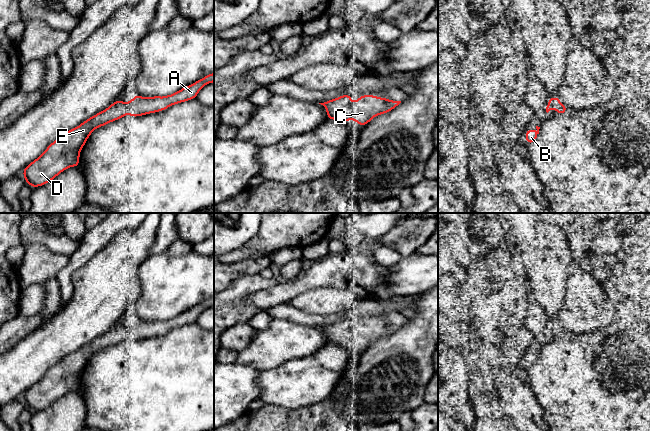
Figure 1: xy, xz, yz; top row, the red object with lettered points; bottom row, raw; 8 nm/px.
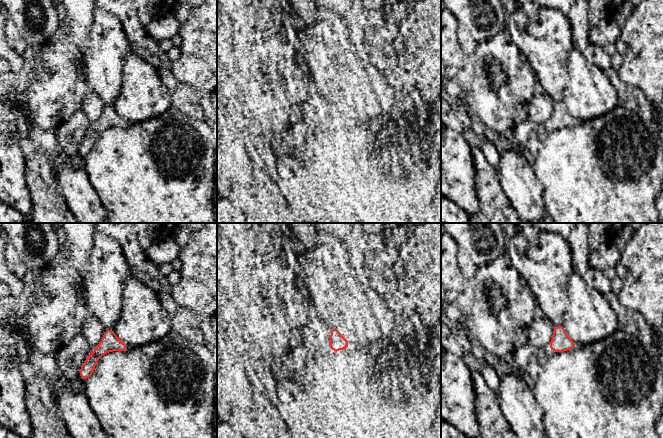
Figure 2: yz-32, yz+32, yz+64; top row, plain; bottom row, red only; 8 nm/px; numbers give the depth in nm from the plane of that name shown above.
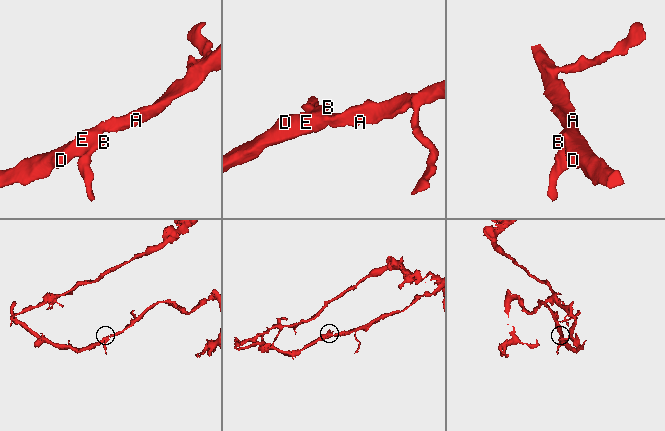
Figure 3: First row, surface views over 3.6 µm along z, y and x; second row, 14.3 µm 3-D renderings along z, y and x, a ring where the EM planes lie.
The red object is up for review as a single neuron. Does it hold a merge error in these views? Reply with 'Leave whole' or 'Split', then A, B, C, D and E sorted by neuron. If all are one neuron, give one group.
Leave whole. Groups: A B C D E

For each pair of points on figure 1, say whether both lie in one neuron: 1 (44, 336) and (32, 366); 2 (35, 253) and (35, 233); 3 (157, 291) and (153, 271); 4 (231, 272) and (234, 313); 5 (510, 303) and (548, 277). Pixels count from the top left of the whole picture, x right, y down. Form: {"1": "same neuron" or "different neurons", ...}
{"1": "same neuron", "2": "different neurons", "3": "same neuron", "4": "different neurons", "5": "different neurons"}

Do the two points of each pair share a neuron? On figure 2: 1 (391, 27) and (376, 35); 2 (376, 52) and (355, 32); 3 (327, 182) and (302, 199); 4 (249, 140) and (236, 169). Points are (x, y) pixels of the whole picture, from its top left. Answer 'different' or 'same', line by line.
1: same
2: same
3: different
4: different

